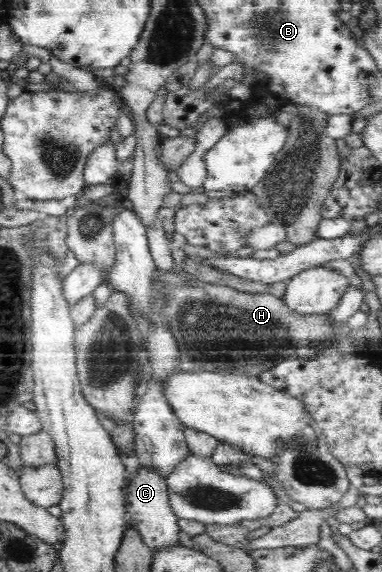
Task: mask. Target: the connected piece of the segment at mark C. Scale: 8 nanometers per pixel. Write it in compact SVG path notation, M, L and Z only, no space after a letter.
M141 462L139 467L135 469L135 473L125 477L122 481L123 506L125 506L127 517L129 517L127 519L128 529L135 532L141 542L151 551L157 547L163 547L167 543L176 543L176 545L179 543L180 528L177 518L173 516L173 512L169 508L169 497L164 476L161 468L157 468L157 466L153 468L151 464Z

